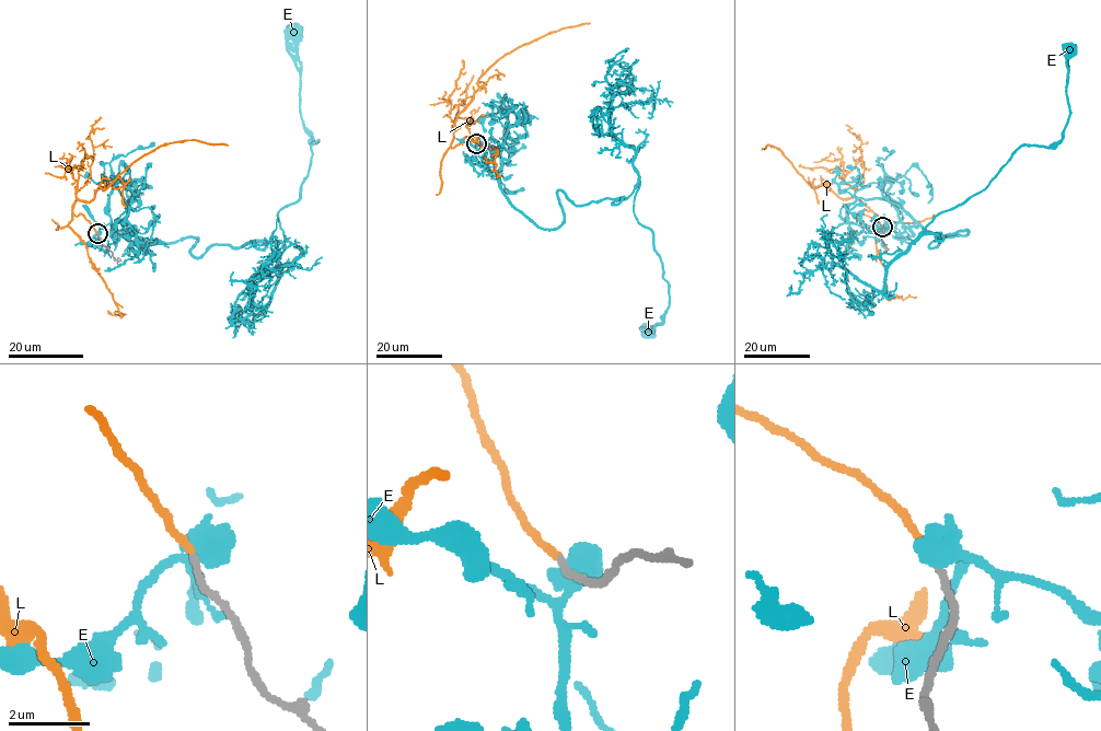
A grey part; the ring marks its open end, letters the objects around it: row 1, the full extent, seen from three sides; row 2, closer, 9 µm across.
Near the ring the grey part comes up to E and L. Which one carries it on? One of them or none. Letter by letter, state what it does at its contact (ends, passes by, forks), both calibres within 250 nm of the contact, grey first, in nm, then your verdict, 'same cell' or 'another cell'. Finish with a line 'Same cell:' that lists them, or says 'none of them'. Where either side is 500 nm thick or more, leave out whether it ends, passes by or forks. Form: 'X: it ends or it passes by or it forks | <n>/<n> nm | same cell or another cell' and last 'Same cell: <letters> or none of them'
E: 160/550 nm | another cell
L: it ends | 150/170 nm | same cell
Same cell: L

